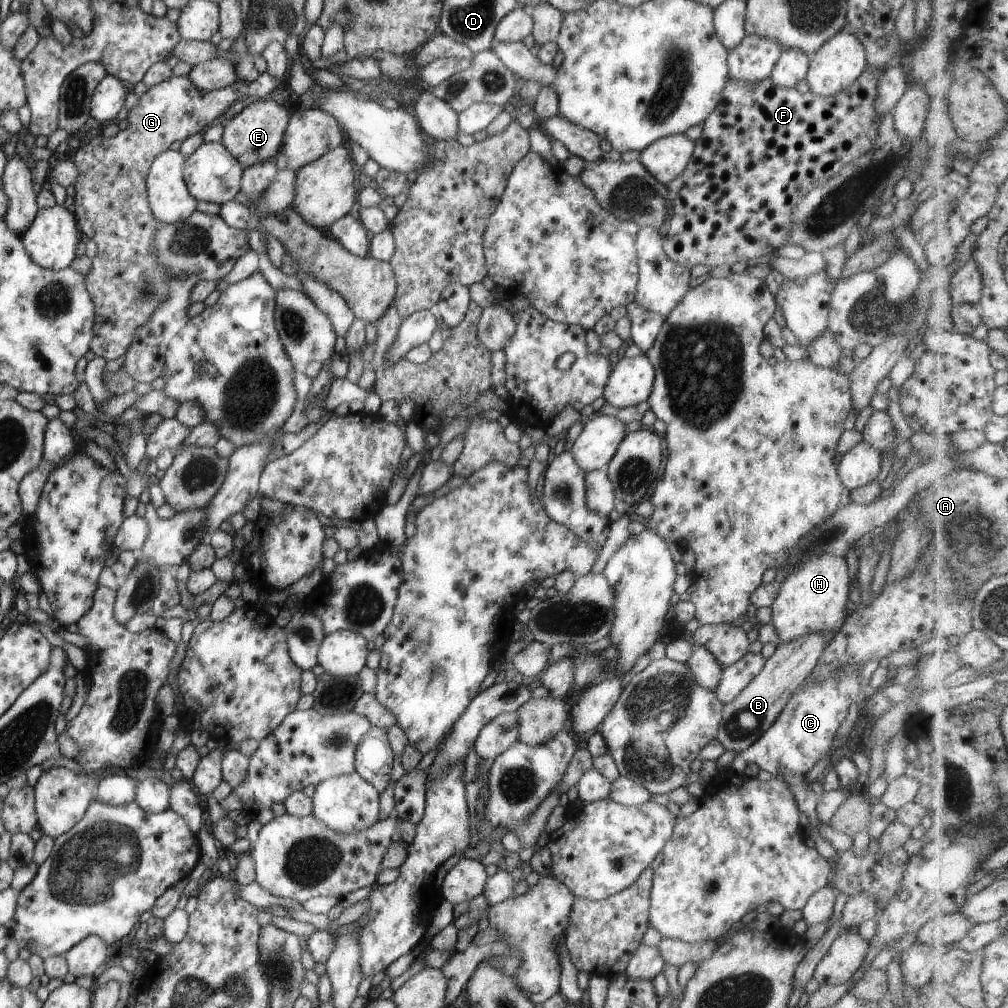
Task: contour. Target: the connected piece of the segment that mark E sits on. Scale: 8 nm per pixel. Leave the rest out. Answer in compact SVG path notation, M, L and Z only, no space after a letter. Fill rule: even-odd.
M260 98L231 118L223 128L222 144L235 156L243 169L272 159L282 146L283 136L290 118L288 109L271 98Z

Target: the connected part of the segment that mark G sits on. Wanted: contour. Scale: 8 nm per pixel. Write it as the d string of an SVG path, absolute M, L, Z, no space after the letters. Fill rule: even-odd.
M172 75L168 80L148 87L146 92L138 98L134 108L128 112L128 128L124 128L112 138L104 137L95 132L86 146L80 146L74 151L70 160L78 168L78 176L74 182L76 190L75 203L72 212L75 213L78 228L92 239L98 248L96 256L91 258L92 268L88 276L84 277L86 290L90 292L95 306L93 337L90 350L96 357L104 360L116 360L130 348L134 332L154 314L154 310L166 300L170 294L168 288L168 270L156 262L156 250L152 240L156 232L162 228L162 223L150 210L146 177L150 172L152 162L158 154L168 150L175 140L186 140L193 134L204 132L214 120L220 118L228 107L236 101L245 100L250 92L250 84L237 80L224 88L204 92L196 88L188 76L176 77Z

